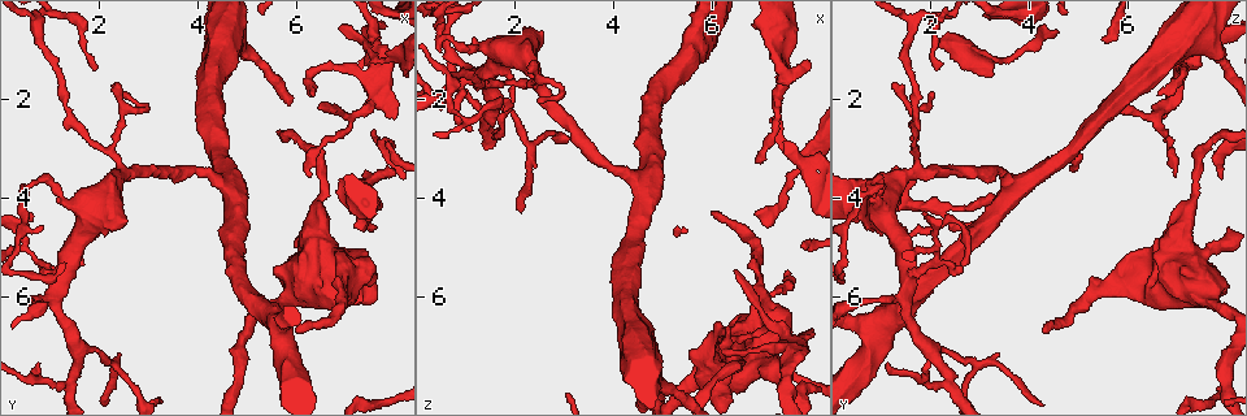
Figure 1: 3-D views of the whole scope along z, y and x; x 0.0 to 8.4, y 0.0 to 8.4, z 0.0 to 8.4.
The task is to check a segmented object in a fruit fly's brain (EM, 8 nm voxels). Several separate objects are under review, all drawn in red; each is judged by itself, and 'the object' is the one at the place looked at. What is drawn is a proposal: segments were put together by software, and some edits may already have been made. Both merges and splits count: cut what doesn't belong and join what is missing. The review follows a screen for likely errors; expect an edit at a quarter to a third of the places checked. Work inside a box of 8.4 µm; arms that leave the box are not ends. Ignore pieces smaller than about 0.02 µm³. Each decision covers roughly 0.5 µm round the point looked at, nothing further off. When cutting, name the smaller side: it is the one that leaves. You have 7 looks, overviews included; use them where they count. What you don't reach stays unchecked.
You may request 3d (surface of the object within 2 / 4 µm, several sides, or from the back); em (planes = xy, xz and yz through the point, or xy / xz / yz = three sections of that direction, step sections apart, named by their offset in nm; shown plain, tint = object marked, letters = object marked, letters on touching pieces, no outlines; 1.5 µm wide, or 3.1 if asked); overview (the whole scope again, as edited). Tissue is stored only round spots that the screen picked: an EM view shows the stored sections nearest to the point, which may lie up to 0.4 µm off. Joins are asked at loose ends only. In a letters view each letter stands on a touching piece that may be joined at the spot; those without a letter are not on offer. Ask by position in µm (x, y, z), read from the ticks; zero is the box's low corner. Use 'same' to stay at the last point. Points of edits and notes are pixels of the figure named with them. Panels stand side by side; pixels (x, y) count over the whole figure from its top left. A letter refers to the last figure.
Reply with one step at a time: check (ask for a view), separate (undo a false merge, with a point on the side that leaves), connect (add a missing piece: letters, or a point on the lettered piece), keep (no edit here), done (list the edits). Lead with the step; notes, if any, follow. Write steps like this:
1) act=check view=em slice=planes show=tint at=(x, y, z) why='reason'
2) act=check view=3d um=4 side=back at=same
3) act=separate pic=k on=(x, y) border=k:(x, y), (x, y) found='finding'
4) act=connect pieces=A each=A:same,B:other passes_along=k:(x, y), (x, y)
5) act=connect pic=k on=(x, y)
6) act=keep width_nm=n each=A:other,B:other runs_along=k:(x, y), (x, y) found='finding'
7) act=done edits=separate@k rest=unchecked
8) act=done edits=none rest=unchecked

act=check view=em slice=xz step=4 show=letters at=(1.65, 5.35, 2.60) why='an open end'

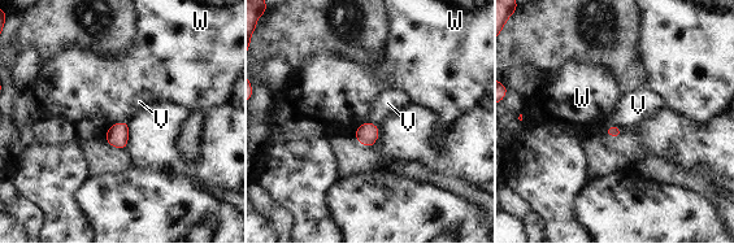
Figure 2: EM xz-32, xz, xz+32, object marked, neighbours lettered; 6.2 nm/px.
act=check view=em slice=yz step=4 show=letters at=same

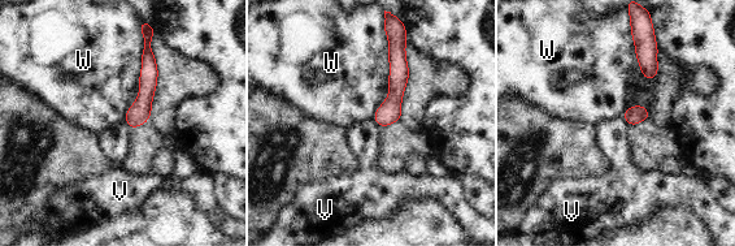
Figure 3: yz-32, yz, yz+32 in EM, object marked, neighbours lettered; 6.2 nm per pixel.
act=keep each=V:other,W:other runs_along=3:(391, 47), (396, 93), (382, 122) found='no lettered piece goes on from it'

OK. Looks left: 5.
act=check view=em slice=yz step=8 show=letters at=(1.90, 1.45, 2.15)

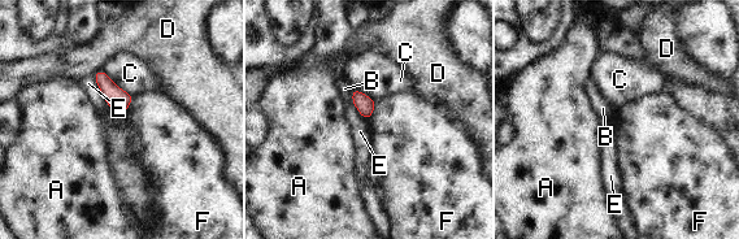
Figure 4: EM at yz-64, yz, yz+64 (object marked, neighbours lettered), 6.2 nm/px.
act=check view=em slice=planes show=letters at=same why='cut it another way'

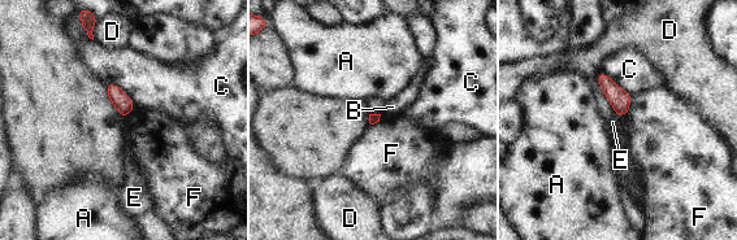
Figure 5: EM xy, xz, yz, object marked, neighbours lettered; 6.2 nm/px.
act=keep each=A:other,B:other,C:other,D:other,E:other,F:other border=5:(632, 97), (625, 113) found='no lettered piece goes on from it'

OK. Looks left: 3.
act=check view=em slice=xz step=8 show=letters at=(6.00, 6.65, 4.30) why='end of a long branch'

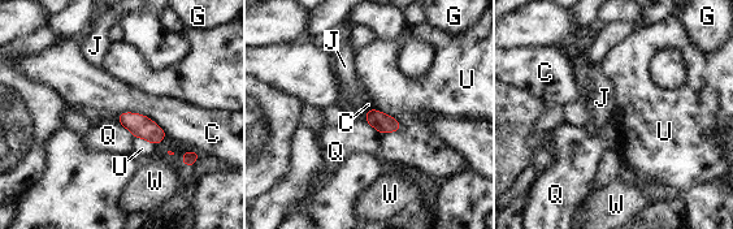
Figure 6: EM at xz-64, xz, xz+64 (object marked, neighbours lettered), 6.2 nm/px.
act=check view=em slice=planes show=letters at=same why='another direction'

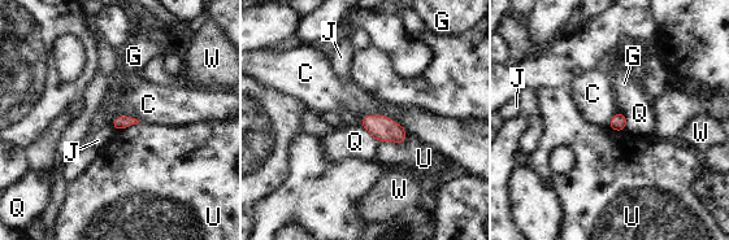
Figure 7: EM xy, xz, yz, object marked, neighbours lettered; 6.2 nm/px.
act=keep each=C:other,G:other,J:other,Q:other,U:other,W:other border=7:(360, 117), (387, 116), (407, 131) found='no lettered piece goes on from it'

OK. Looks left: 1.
act=done edits=none rest=unchecked

